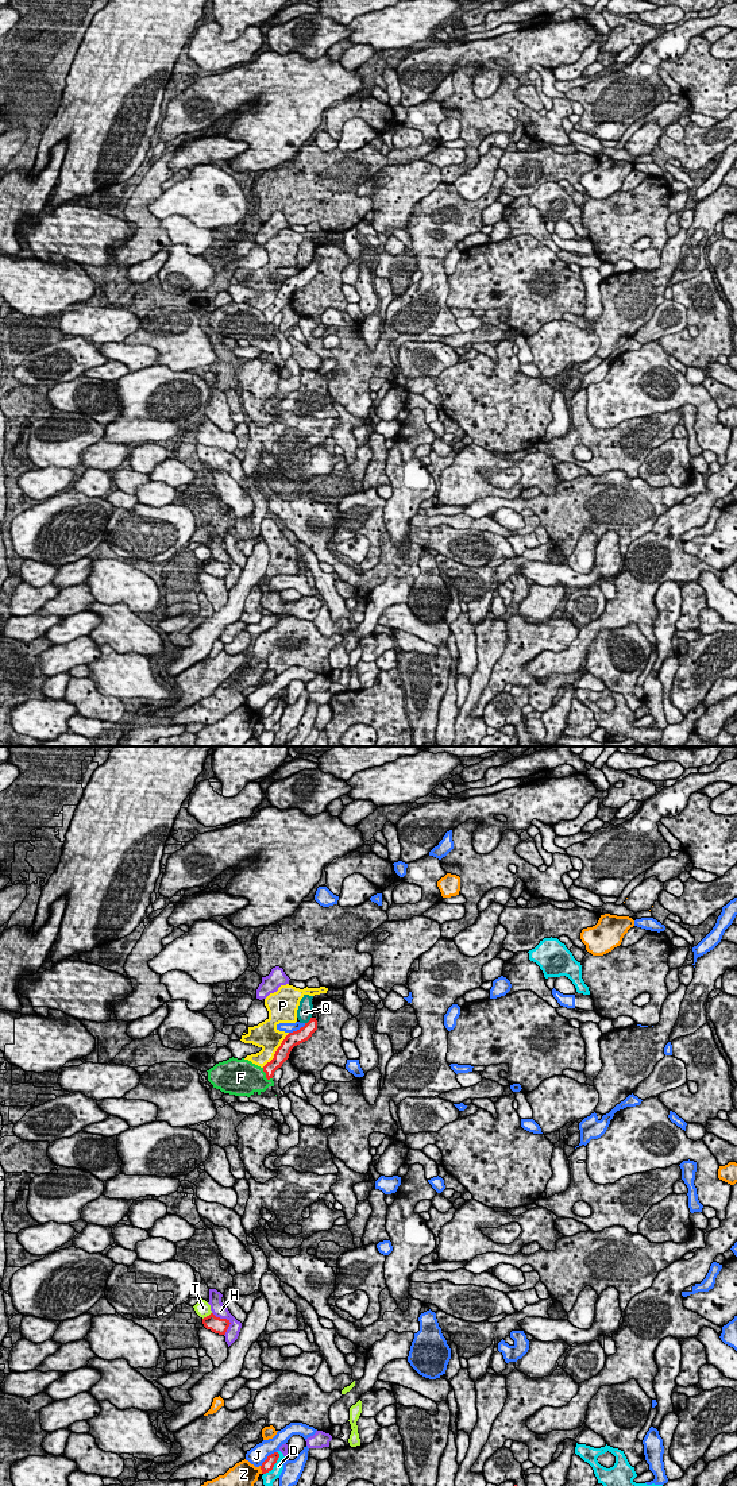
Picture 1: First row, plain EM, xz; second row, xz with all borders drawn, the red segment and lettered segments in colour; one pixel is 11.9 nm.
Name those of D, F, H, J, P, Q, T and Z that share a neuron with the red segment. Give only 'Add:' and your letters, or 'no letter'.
Add: no letter

